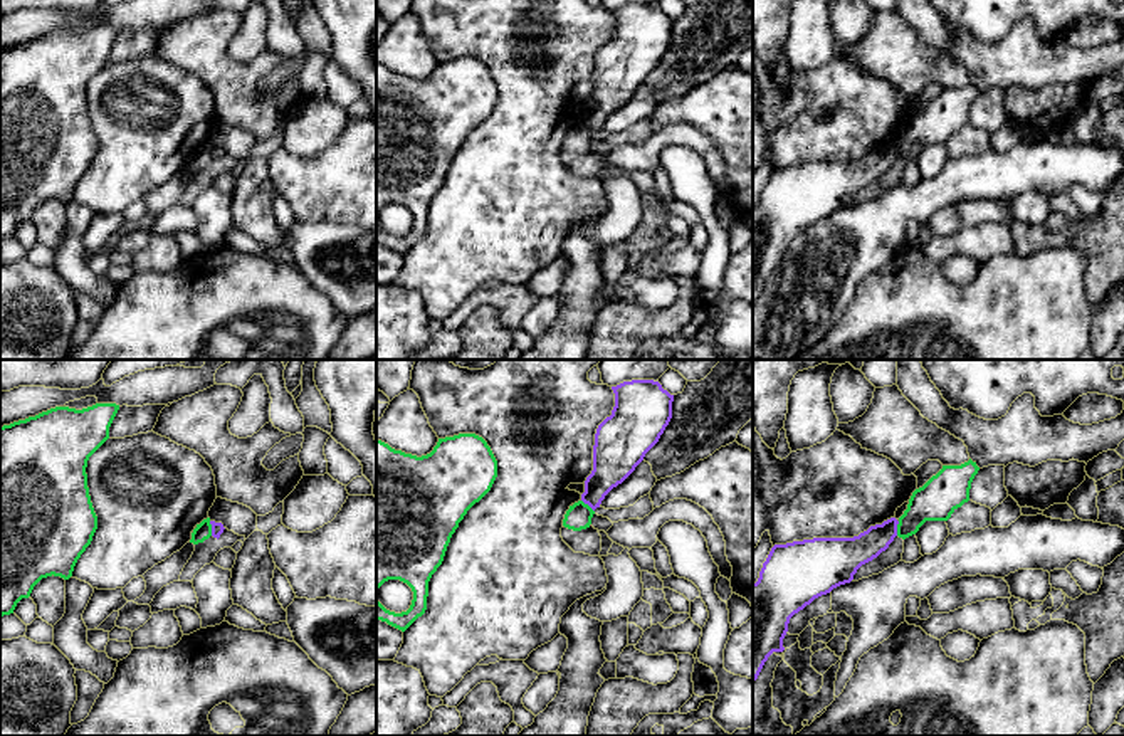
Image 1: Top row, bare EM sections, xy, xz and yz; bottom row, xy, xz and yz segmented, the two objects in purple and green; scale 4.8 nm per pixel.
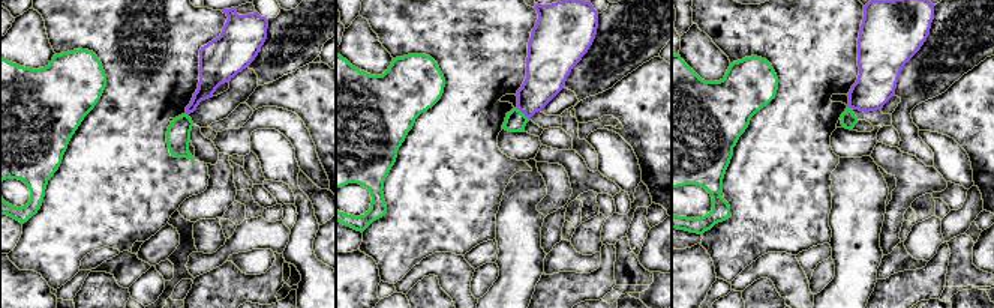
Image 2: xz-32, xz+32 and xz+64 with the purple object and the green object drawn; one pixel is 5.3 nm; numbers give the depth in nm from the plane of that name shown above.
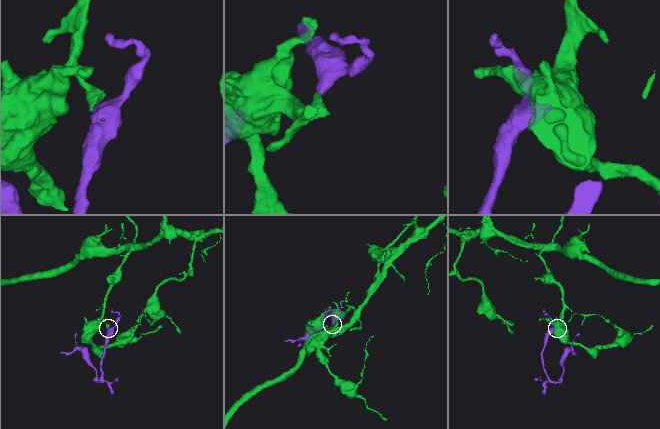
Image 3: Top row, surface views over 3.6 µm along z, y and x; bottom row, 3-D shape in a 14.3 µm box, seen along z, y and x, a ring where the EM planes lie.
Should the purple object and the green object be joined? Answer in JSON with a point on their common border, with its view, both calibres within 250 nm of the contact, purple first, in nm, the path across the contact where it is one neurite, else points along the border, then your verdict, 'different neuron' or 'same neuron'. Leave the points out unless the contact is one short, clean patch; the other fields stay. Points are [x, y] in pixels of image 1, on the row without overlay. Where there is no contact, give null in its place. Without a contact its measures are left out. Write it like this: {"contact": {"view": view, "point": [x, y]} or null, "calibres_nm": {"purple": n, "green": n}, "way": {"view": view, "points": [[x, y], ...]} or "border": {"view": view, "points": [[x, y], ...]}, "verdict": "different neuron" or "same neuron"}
{"contact": {"view": "xy", "point": [212, 152]}, "calibres_nm": {"purple": 60, "green": 80}, "border": {"view": "xy", "points": [[209, 145], [212, 158]]}, "verdict": "different neuron"}

